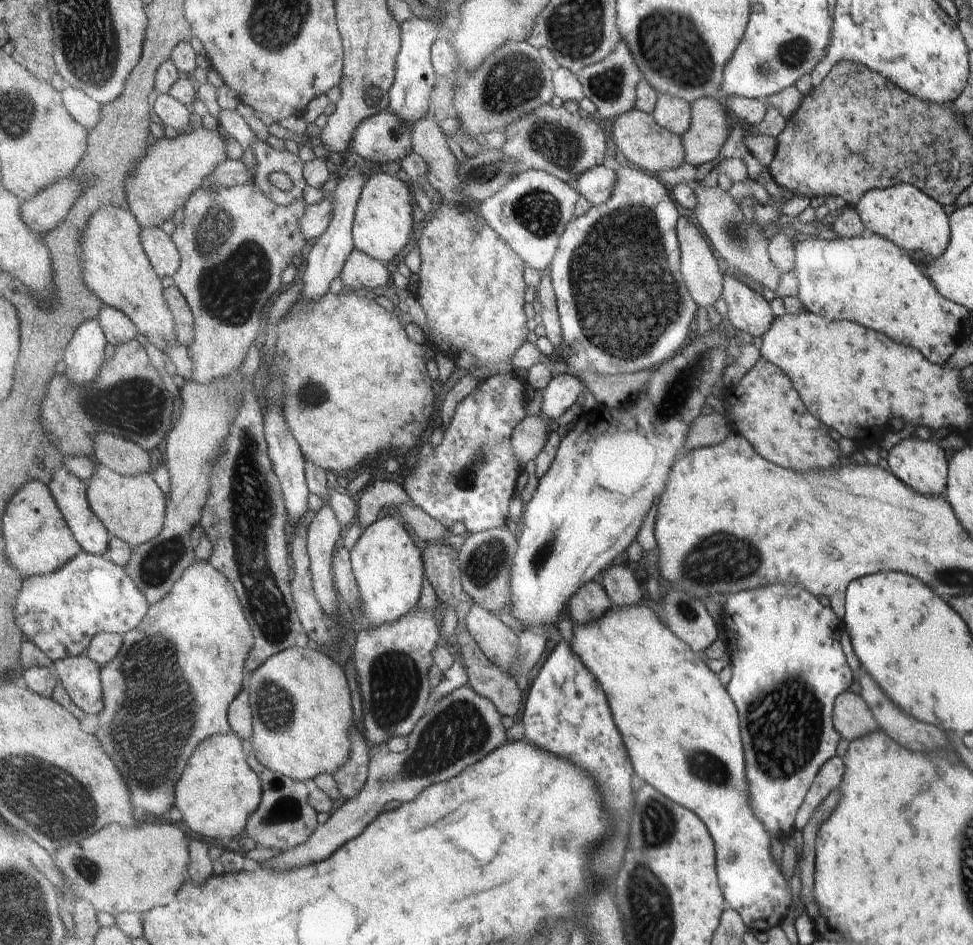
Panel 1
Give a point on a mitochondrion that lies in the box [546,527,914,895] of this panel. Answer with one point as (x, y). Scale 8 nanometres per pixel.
(795, 721)

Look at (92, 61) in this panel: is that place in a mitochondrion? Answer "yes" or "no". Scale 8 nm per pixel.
yes

